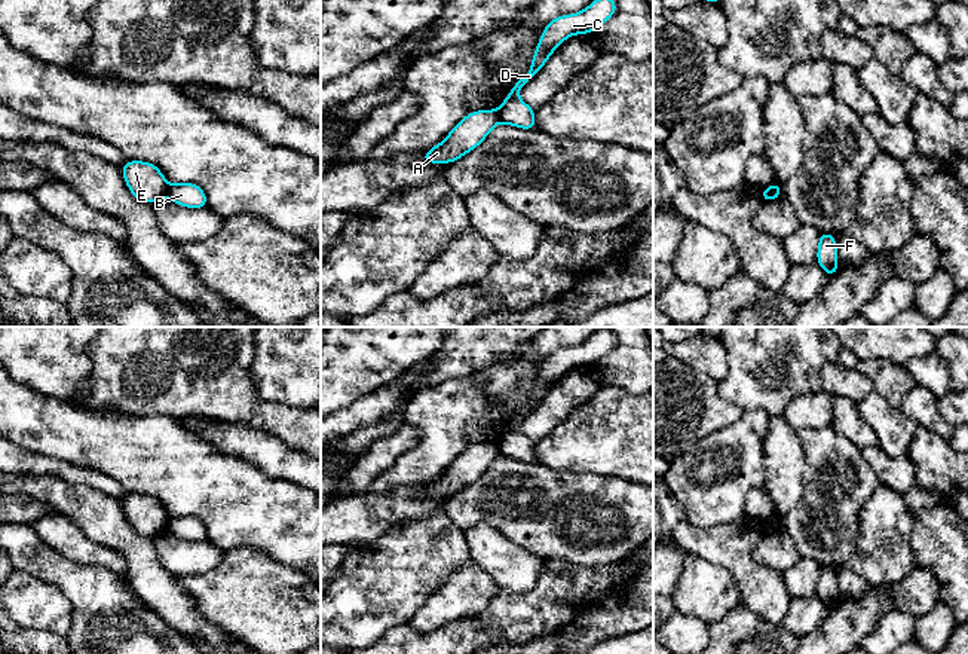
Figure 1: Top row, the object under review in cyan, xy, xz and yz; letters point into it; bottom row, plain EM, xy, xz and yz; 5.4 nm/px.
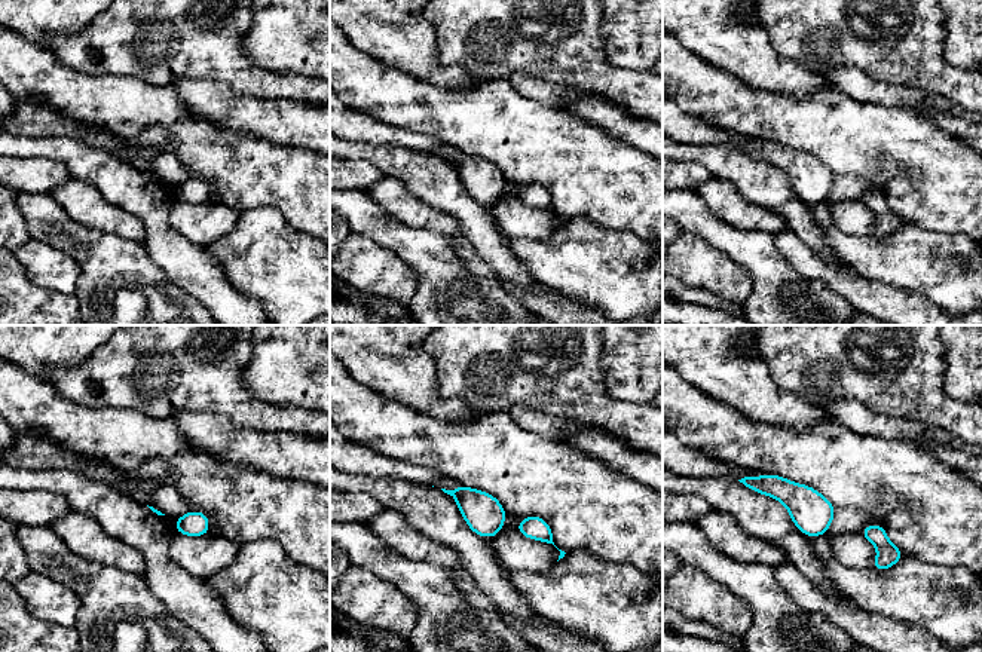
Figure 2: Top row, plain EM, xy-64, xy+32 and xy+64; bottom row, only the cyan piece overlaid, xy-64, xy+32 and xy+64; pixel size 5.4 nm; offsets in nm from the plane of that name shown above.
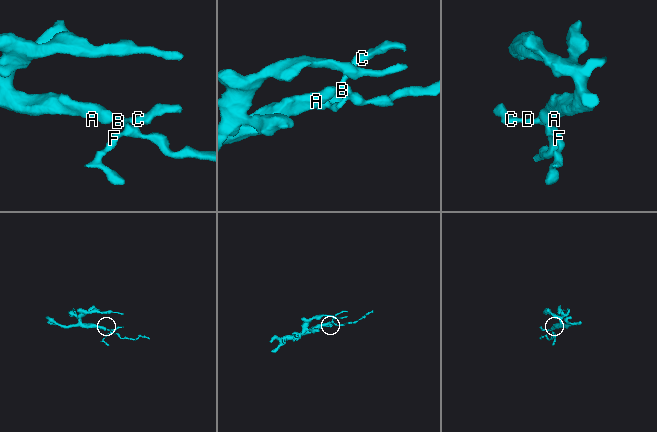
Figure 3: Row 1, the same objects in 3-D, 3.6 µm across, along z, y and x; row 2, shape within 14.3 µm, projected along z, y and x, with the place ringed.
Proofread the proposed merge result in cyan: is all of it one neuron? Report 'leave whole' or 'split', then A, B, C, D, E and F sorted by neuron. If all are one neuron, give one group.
split; groups A E / B C D F

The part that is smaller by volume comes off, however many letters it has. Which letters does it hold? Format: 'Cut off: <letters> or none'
Cut off: B, C, D, F

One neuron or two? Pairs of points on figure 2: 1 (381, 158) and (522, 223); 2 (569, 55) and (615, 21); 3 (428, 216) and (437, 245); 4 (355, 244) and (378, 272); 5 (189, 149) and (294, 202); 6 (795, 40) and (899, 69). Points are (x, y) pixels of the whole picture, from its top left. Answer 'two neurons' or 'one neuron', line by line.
1: two neurons
2: two neurons
3: two neurons
4: one neuron
5: one neuron
6: one neuron

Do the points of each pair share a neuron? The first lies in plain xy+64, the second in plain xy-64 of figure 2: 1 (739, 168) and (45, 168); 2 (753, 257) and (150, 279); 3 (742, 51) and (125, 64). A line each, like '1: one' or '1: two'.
1: two
2: one
3: two

